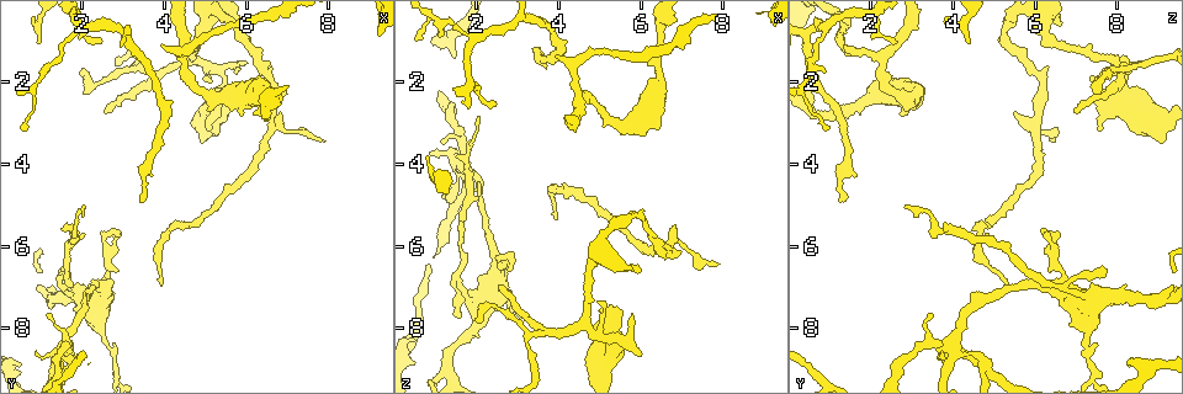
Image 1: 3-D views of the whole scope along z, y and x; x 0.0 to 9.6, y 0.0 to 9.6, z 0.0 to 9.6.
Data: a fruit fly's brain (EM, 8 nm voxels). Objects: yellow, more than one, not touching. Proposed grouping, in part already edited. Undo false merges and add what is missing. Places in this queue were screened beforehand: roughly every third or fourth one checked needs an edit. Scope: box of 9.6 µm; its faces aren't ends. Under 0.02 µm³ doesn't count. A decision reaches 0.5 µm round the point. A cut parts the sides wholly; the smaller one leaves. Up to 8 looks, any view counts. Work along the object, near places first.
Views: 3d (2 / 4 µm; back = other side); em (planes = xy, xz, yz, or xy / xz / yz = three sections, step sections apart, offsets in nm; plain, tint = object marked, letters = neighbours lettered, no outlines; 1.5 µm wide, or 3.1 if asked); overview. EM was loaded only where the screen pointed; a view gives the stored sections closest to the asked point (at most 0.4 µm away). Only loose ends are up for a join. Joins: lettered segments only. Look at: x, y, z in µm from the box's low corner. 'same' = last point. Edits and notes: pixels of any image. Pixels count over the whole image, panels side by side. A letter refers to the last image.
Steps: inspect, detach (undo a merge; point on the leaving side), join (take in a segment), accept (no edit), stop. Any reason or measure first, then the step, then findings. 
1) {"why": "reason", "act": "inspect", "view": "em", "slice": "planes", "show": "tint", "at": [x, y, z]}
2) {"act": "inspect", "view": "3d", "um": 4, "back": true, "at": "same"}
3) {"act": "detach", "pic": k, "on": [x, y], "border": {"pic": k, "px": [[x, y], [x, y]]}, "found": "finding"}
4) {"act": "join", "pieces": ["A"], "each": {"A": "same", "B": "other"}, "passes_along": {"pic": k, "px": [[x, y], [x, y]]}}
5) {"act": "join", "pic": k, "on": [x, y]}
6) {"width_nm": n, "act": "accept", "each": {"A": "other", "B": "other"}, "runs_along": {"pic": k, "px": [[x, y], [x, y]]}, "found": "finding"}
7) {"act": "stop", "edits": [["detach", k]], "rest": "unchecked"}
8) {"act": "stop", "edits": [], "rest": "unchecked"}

{"why": "tapers out", "act": "inspect", "view": "3d", "um": 2, "at": [3.90, 7.00, 5.35]}

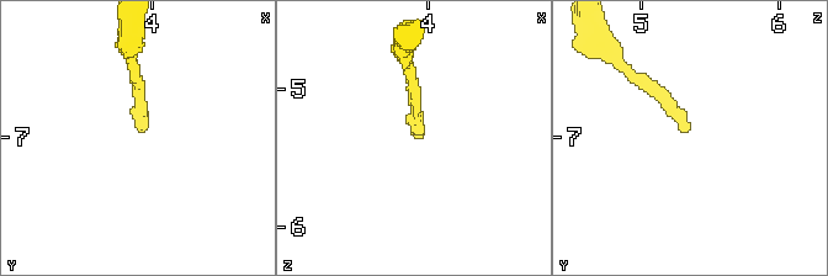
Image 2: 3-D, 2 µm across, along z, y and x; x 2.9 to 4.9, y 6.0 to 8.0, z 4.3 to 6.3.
{"act": "inspect", "view": "em", "slice": "planes", "show": "plain", "at": [3.96, 6.94, 5.32]}

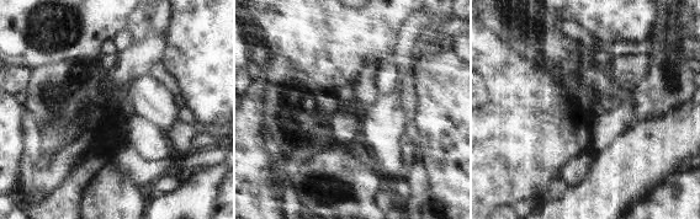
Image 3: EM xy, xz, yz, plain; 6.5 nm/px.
{"why": "what lies round it", "act": "inspect", "view": "em", "slice": "planes", "show": "letters", "at": "same"}

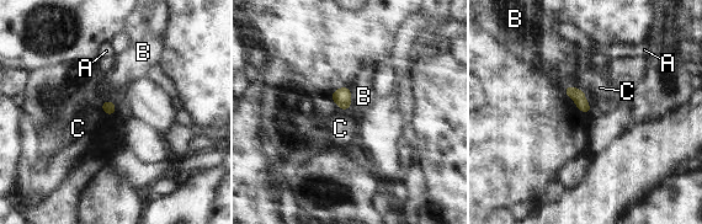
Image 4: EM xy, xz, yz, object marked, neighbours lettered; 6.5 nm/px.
{"act": "accept", "each": {"A": "other", "B": "other", "C": "other"}, "found": "none of them fits"}

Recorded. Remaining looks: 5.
{"why": "abrupt turn", "act": "inspect", "view": "3d", "um": 4, "at": [3.80, 1.80, 8.05]}

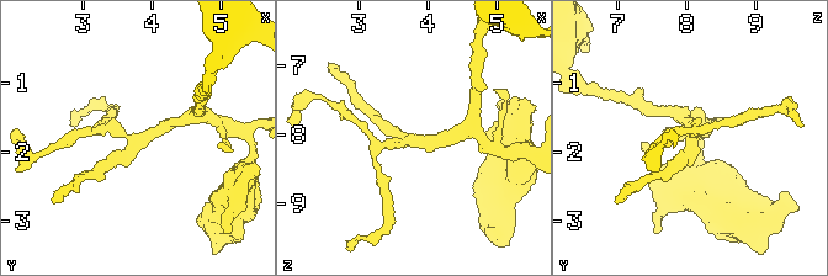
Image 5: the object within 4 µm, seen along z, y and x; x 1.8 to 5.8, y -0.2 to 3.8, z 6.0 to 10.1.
{"arms": 4, "act": "inspect", "view": "em", "slice": "planes", "show": "letters", "at": [3.85, 1.80, 8.10]}

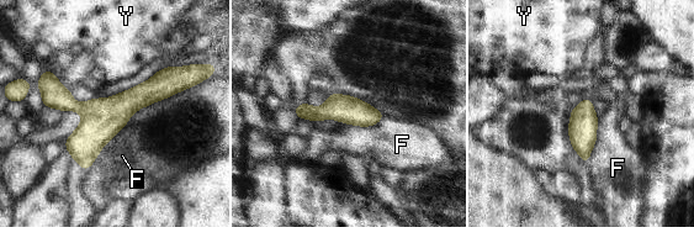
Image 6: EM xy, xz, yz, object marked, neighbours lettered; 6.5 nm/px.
{"act": "accept", "each": {"F": "other", "Y": "other"}, "runs_along": {"pic": 6, "px": [[43, 84], [81, 107], [181, 86]]}, "found": "continuous, no second cell"}

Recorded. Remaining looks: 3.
{"act": "inspect", "view": "em", "slice": "planes", "show": "tint", "at": [1.95, 0.65, 0.85]}

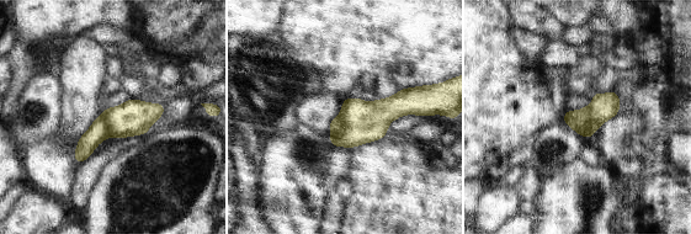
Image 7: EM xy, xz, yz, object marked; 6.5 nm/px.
{"why": "see the neighbours", "act": "inspect", "view": "em", "slice": "planes", "show": "letters", "at": "same"}

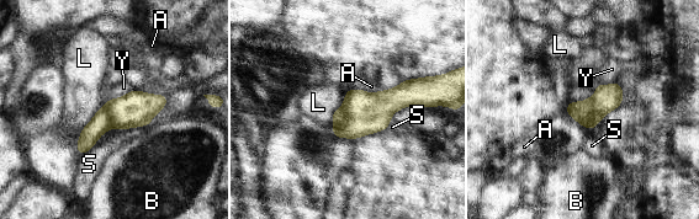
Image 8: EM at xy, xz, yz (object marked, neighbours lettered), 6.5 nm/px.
{"act": "detach", "pic": 8, "on": [338, 116], "each": {"A": "other", "B": "other", "L": "other", "S": "other", "Y": "other"}, "border": {"pic": 8, "px": [[342, 108], [344, 118], [333, 124]]}, "found": "two cells meet here"}

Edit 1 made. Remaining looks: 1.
{"act": "stop", "edits": [["detach", 8]], "rest": "unchecked"}

